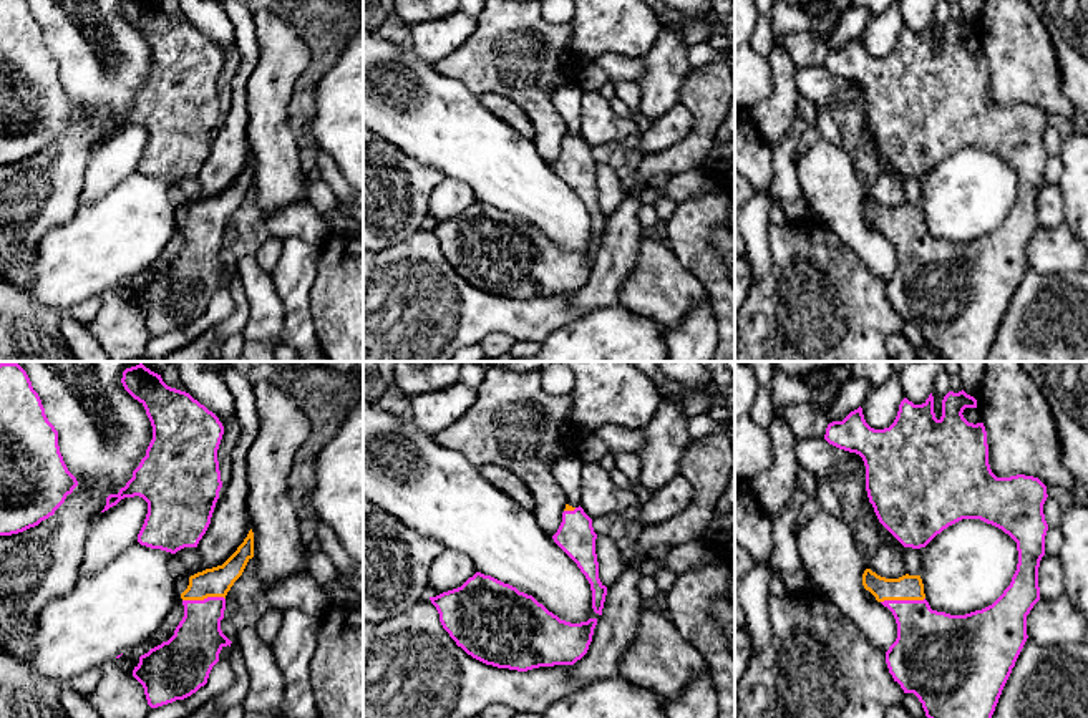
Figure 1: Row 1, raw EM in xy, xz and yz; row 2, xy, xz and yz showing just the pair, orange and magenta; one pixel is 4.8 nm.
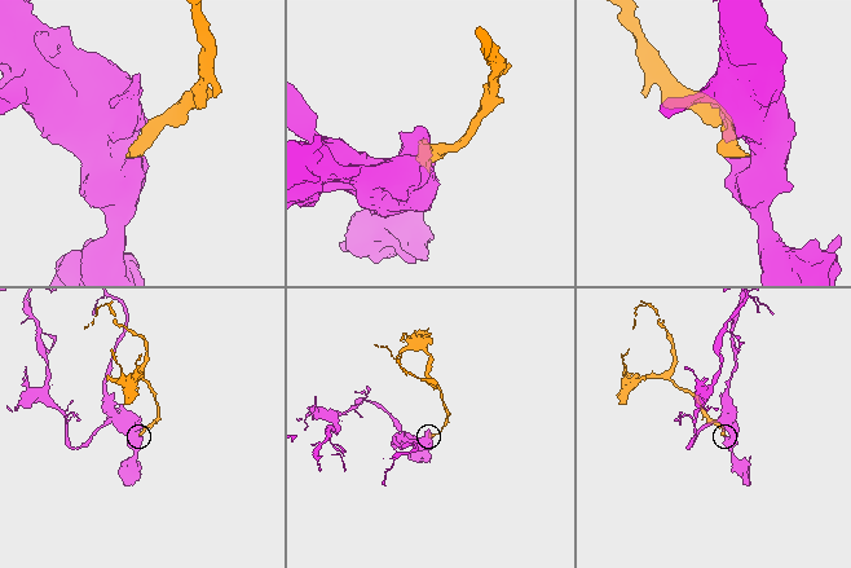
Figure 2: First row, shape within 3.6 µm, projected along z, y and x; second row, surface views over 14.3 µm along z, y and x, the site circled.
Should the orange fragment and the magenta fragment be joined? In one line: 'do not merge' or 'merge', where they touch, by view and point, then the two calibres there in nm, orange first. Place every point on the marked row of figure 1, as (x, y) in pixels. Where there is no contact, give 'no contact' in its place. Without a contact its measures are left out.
merge; contact yz (903, 599); calibres 130 and 320 nm

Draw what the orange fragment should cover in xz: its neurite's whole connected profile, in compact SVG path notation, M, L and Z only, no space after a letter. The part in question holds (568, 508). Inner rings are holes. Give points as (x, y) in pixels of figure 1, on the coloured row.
M566 504L562 522L552 536L554 542L577 564L590 584L592 609L602 615L607 587L599 579L599 562L595 554L597 534L592 519L584 509Z

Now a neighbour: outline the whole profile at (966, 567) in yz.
M962 519L922 551L920 579L932 610L965 615L992 605L1017 570L1017 542L980 519Z

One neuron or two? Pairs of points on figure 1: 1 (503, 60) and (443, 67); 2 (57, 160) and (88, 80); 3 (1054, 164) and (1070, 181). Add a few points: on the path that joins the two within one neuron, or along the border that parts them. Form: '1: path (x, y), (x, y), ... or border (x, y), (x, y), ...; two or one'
1: path (488, 65), (458, 65); one
2: path (77, 140), (83, 133), (88, 100); one
3: border (1060, 156), (1060, 179), (1057, 183); two

